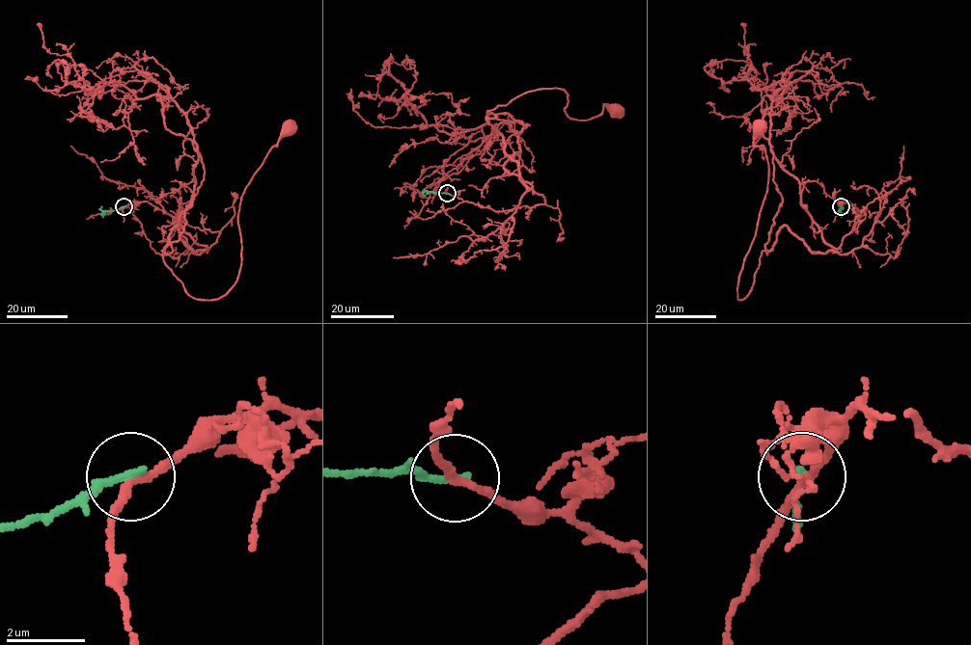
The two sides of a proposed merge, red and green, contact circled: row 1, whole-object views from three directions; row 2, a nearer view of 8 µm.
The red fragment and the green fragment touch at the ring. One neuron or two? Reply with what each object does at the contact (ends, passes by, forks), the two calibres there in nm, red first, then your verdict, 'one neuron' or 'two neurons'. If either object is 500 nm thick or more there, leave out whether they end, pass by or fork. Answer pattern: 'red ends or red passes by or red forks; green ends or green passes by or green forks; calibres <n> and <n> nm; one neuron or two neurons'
red passes by; green ends; calibres 190 and 200 nm; two neurons

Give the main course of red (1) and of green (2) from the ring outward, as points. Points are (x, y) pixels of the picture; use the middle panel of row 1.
1: (447, 194), (495, 211), (544, 202), (487, 110), (560, 89), (570, 119), (604, 105), (614, 113)
2: (447, 194), (426, 191), (425, 195)

